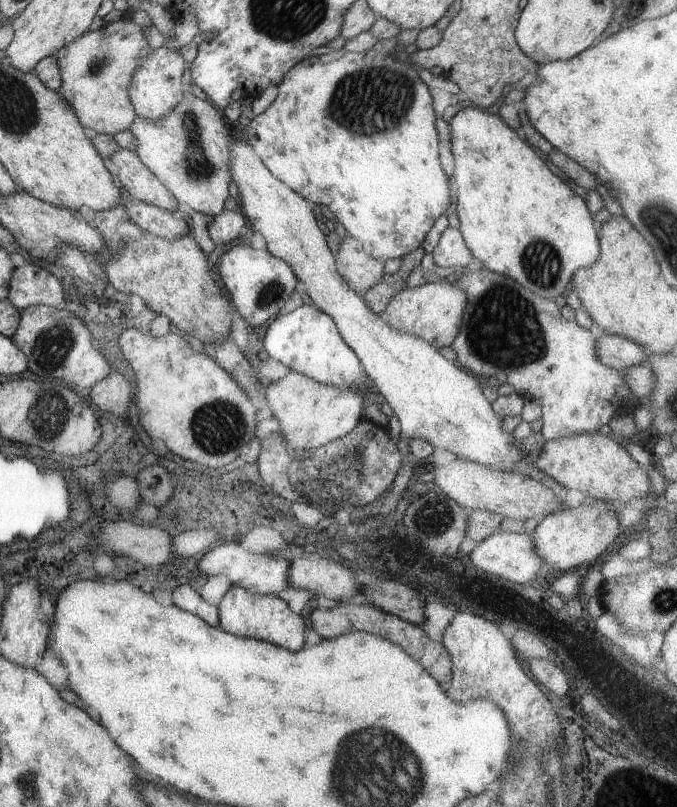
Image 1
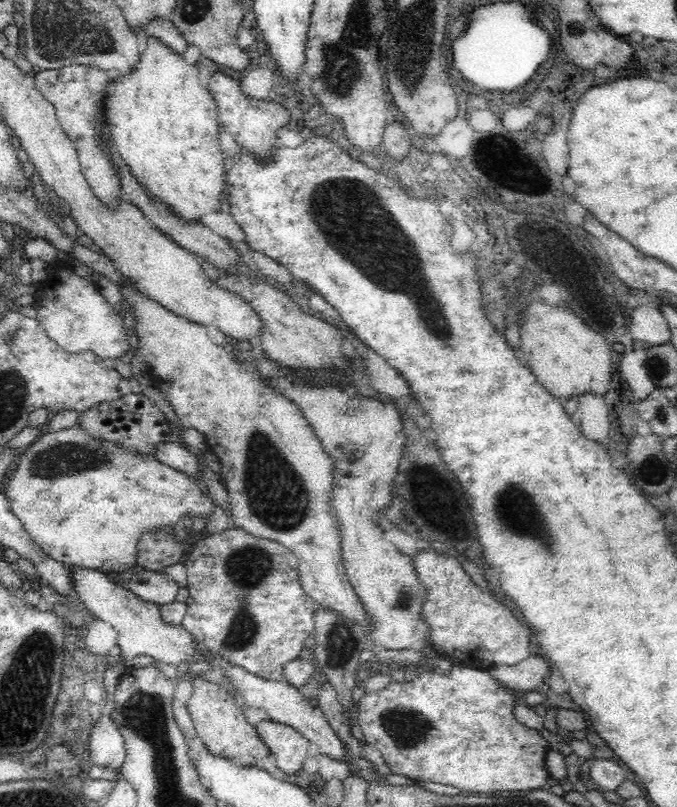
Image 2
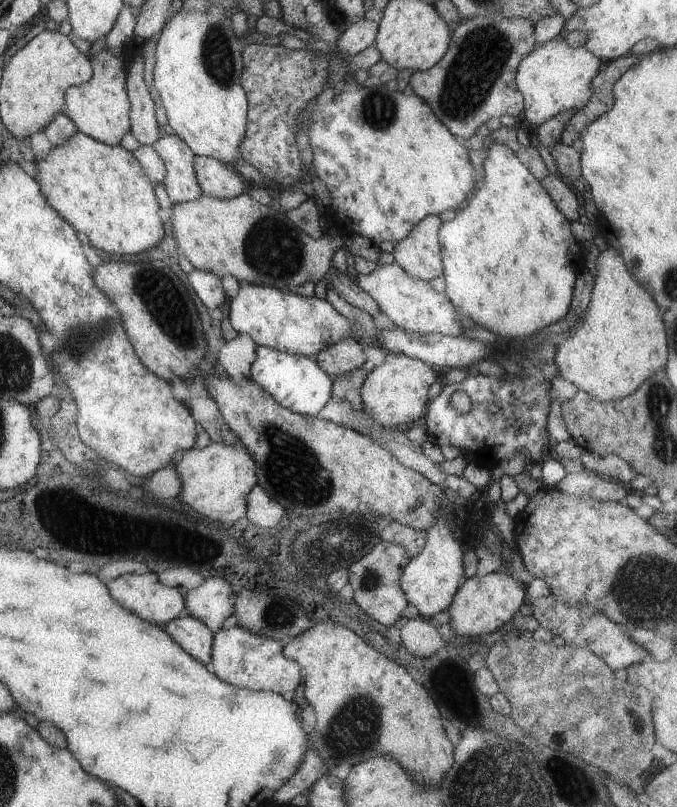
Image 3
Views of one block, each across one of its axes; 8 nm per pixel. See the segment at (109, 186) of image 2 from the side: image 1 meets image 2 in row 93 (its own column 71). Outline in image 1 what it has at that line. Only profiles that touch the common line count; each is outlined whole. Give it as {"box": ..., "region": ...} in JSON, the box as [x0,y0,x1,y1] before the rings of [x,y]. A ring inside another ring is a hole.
{"box":[54,20,151,135],"region":[[[131,20],[102,24],[93,32],[85,32],[73,42],[59,48],[54,55],[62,84],[58,93],[74,110],[85,129],[109,135],[127,130],[136,117],[128,97],[127,85],[133,70],[151,52],[143,35],[144,29]]]}

